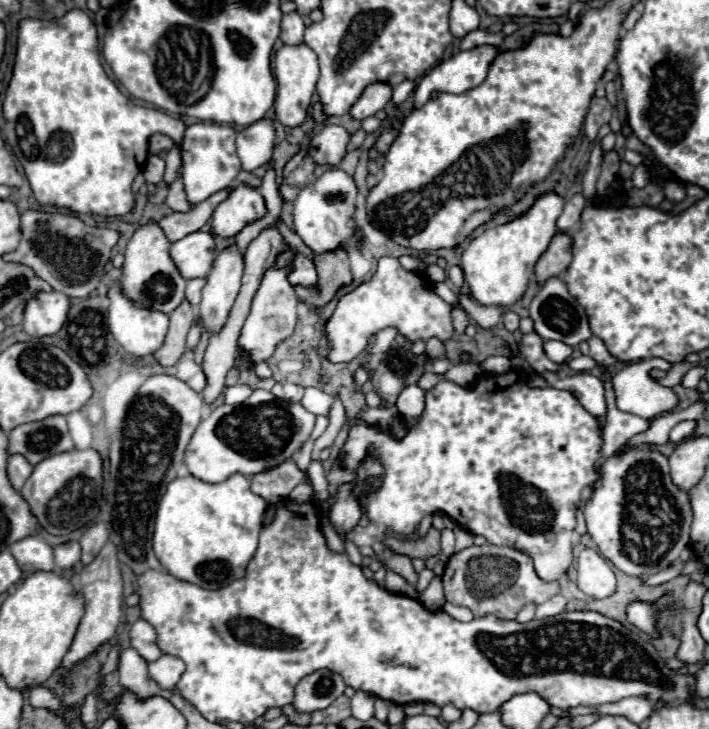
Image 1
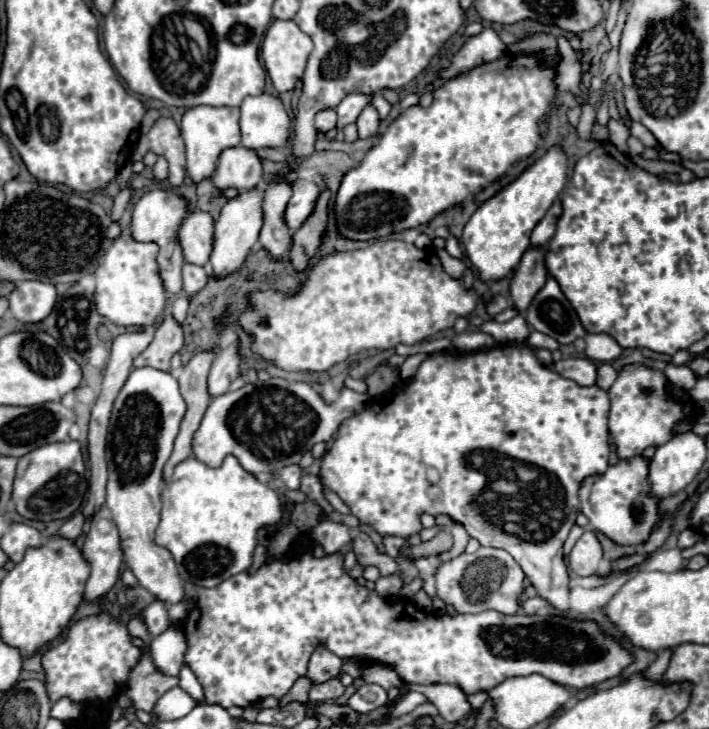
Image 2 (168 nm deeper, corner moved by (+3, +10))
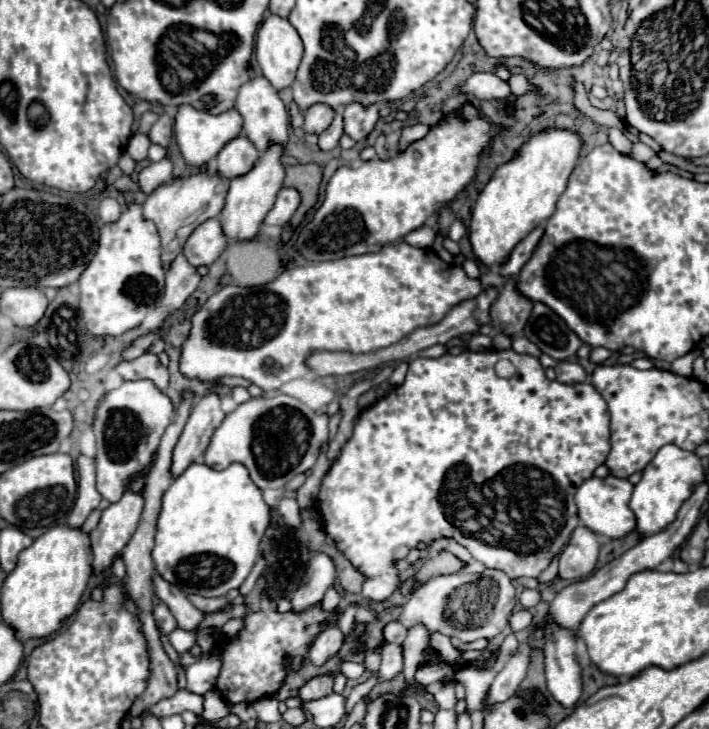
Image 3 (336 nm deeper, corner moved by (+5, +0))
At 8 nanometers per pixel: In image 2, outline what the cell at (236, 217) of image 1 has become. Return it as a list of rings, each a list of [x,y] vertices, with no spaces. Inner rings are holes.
[[[234,146],[226,148],[220,158],[214,172],[214,184],[216,188],[236,188],[236,190],[248,190],[262,182],[262,162],[256,154],[256,150]]]

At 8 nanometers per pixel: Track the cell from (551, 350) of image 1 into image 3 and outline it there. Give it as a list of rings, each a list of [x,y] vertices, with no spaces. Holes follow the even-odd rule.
[[[524,336],[514,338],[512,348],[516,352],[520,352],[520,354],[530,354],[530,356],[536,356],[536,358],[540,358],[540,354],[542,354],[542,352],[538,352],[538,346],[536,344],[530,344],[530,340],[526,340]]]

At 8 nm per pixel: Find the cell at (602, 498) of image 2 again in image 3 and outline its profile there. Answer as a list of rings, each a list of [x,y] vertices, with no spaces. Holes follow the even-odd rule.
[[[616,476],[586,480],[576,492],[576,506],[578,506],[580,524],[590,528],[592,532],[602,534],[612,540],[628,536],[636,528],[636,516],[628,506],[632,490],[634,490],[634,486],[628,480],[616,478]]]

